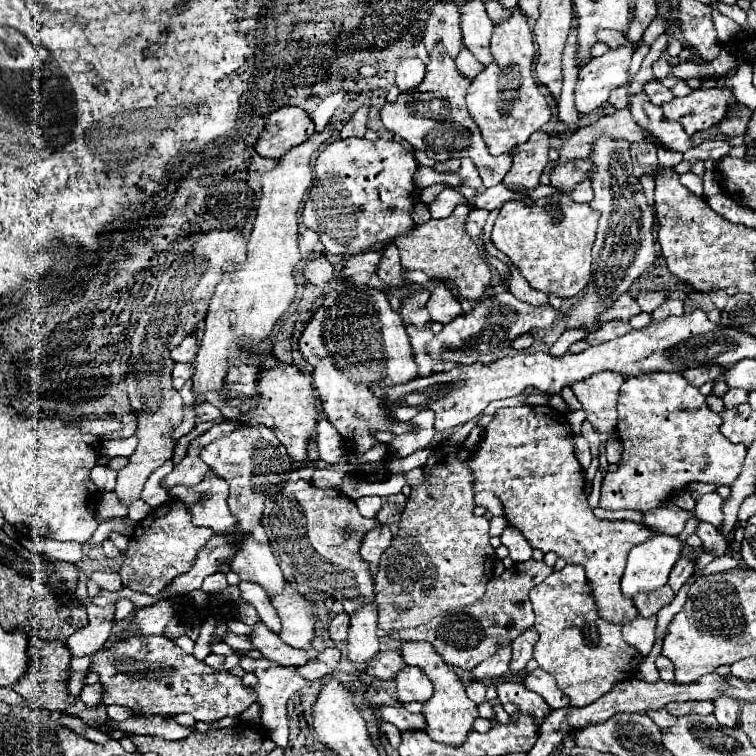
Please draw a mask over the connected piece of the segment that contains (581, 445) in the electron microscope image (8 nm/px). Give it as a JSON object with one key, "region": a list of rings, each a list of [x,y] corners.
{"region":[[[577,435],[577,437],[575,437],[575,457],[577,457],[577,461],[581,463],[581,467],[583,467],[583,469],[587,469],[587,467],[589,467],[589,463],[591,463],[589,443],[587,443],[587,439],[585,439],[585,437],[581,437],[581,435]]]}

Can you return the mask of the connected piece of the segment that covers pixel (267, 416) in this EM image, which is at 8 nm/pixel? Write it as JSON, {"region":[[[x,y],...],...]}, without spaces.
{"region":[[[247,351],[249,357],[257,357],[259,359],[259,367],[261,367],[261,375],[259,375],[259,401],[257,407],[249,409],[243,415],[237,415],[237,419],[226,419],[220,417],[210,422],[197,423],[195,427],[186,435],[182,436],[174,449],[172,461],[174,465],[180,463],[186,454],[189,443],[196,437],[209,430],[213,425],[228,421],[243,423],[243,425],[253,425],[253,423],[261,423],[269,429],[275,431],[277,439],[287,447],[289,457],[295,461],[307,461],[307,441],[311,437],[311,431],[315,431],[317,425],[317,415],[319,415],[319,401],[315,397],[315,389],[313,389],[313,379],[311,375],[299,373],[299,369],[291,363],[279,361],[275,357],[271,357],[267,351]]]}

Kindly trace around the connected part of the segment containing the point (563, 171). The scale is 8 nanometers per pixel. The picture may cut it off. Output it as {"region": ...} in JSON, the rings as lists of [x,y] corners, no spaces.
{"region":[[[571,159],[551,169],[551,187],[561,191],[573,191],[581,181],[589,179],[595,165],[589,159]]]}

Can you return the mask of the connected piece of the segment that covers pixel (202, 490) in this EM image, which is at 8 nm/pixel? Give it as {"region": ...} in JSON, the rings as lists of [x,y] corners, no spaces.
{"region":[[[207,471],[203,483],[195,487],[177,485],[169,495],[173,499],[181,499],[193,517],[193,525],[211,527],[215,533],[231,533],[239,523],[227,507],[229,485],[213,471]]]}

